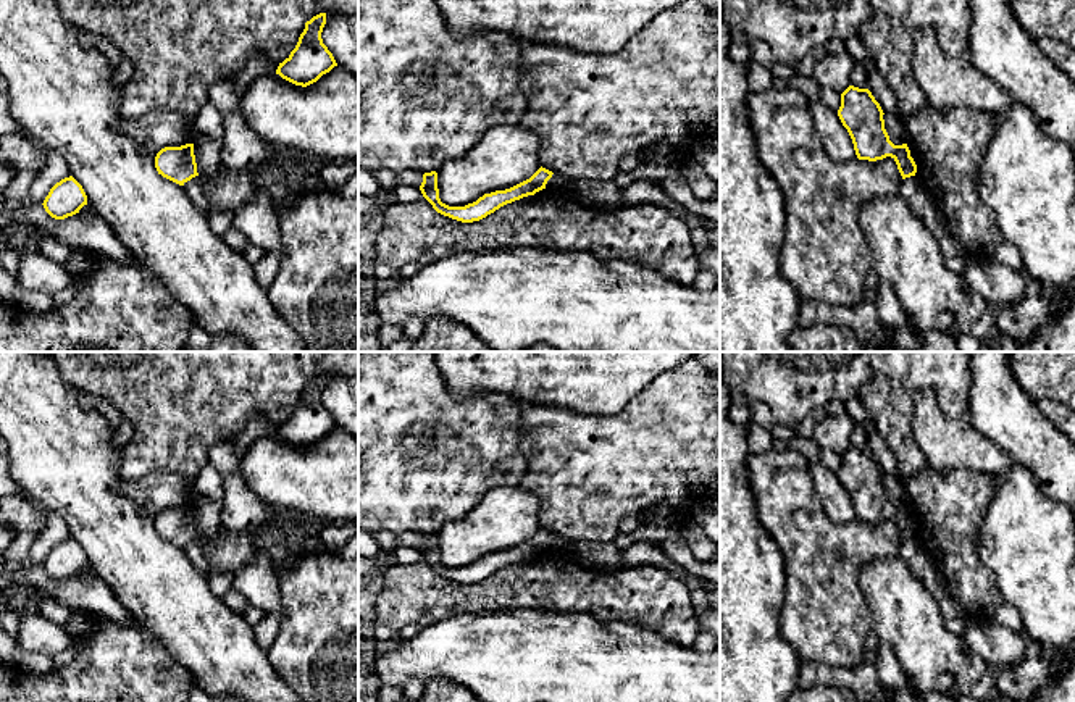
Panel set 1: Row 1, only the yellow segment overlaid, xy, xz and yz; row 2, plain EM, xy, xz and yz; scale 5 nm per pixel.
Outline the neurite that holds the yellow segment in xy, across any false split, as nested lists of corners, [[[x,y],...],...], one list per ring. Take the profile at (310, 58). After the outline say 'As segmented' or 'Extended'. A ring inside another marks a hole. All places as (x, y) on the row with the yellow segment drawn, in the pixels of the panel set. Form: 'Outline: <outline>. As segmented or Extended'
Outline: [[[320,13],[305,23],[295,48],[279,63],[276,74],[295,86],[307,87],[337,66],[321,39],[324,24],[326,13]]]. As segmented

